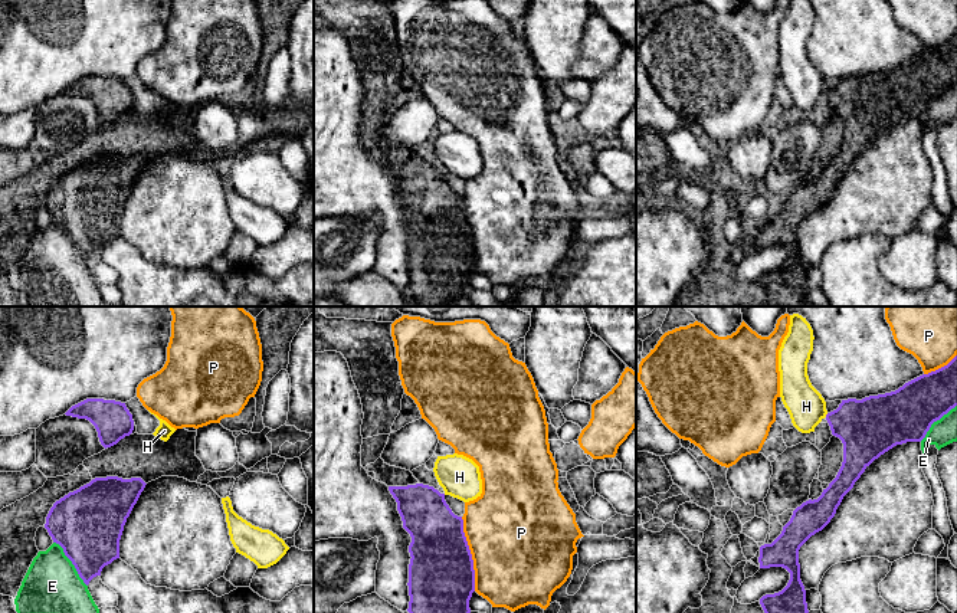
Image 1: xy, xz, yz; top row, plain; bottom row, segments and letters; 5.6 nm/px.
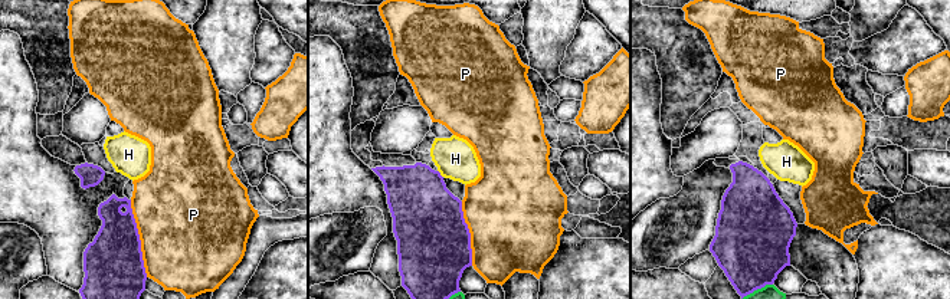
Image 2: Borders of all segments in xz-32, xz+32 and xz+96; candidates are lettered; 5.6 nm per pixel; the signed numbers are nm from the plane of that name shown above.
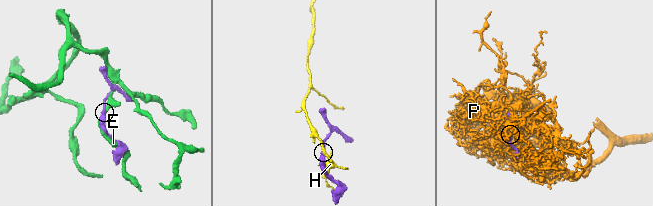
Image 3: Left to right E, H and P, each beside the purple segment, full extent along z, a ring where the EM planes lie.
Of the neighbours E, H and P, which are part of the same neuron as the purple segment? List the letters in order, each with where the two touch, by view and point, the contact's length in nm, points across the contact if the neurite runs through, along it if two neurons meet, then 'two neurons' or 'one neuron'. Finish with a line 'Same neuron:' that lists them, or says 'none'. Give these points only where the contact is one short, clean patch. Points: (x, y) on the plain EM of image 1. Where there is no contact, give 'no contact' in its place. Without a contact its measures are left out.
E: contact xy (72, 241); length 320 nm; two neurons
H: contact yz (826, 92); length 30 nm; border yz (828, 91), (825, 94); two neurons
P: contact xz (471, 232); length 420 nm; two neurons
Same neuron: none

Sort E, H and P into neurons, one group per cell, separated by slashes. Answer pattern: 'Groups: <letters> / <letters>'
Groups: E / H / P

